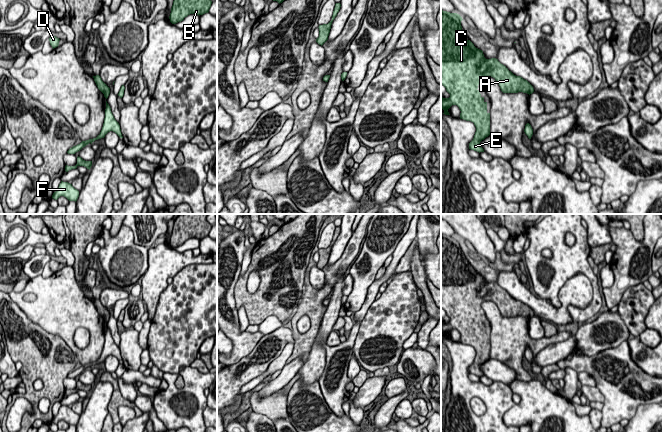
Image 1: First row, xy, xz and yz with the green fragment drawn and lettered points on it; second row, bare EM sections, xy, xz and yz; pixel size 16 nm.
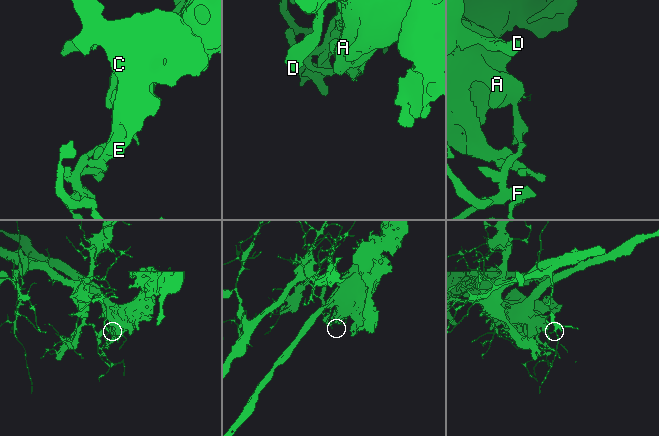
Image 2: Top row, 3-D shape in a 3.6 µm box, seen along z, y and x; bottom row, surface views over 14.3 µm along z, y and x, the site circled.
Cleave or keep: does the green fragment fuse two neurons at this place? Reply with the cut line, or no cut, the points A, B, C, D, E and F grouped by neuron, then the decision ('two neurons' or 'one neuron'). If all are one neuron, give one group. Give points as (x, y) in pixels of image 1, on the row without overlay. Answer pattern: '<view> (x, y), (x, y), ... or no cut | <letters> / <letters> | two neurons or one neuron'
xy (100, 356), (103, 361) | A B C D E / F | two neurons

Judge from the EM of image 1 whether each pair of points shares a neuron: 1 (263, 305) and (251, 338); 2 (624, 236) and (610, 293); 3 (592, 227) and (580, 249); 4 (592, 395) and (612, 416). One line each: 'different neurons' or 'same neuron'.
1: different neurons
2: same neuron
3: different neurons
4: different neurons

